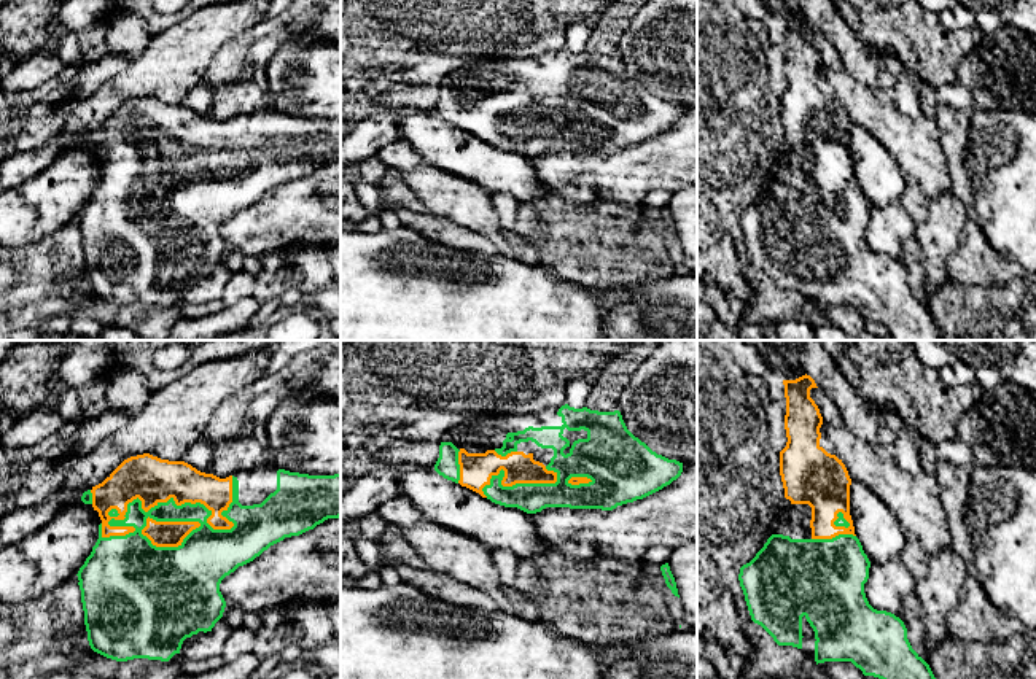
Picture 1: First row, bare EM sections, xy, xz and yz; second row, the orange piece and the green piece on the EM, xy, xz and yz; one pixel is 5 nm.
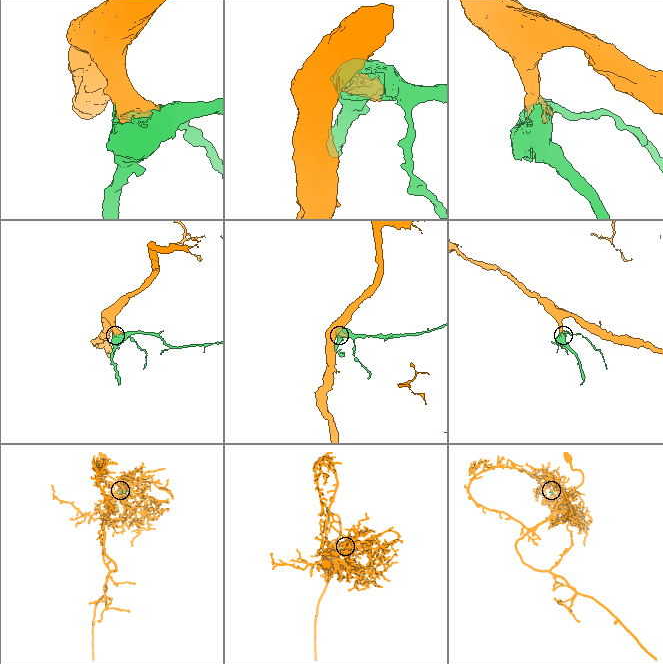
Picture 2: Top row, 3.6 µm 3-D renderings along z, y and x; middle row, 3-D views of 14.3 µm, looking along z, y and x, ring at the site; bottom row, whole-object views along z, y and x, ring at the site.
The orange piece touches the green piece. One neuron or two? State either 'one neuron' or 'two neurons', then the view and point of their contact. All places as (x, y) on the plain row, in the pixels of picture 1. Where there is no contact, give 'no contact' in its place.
one neuron | xy (164, 145)

